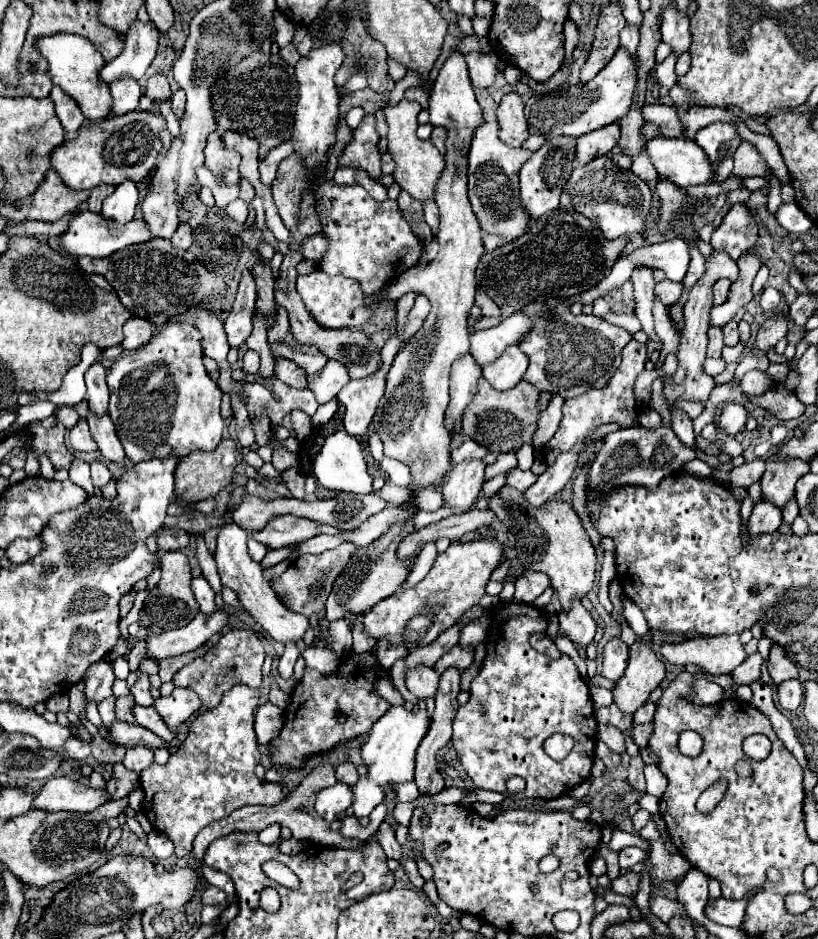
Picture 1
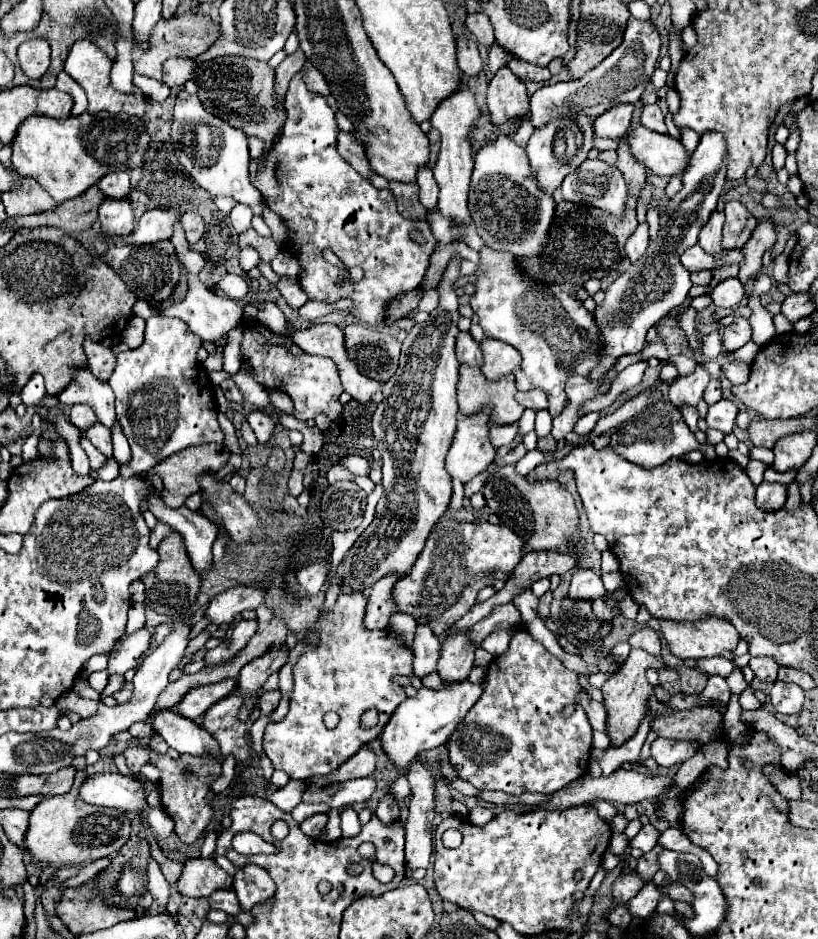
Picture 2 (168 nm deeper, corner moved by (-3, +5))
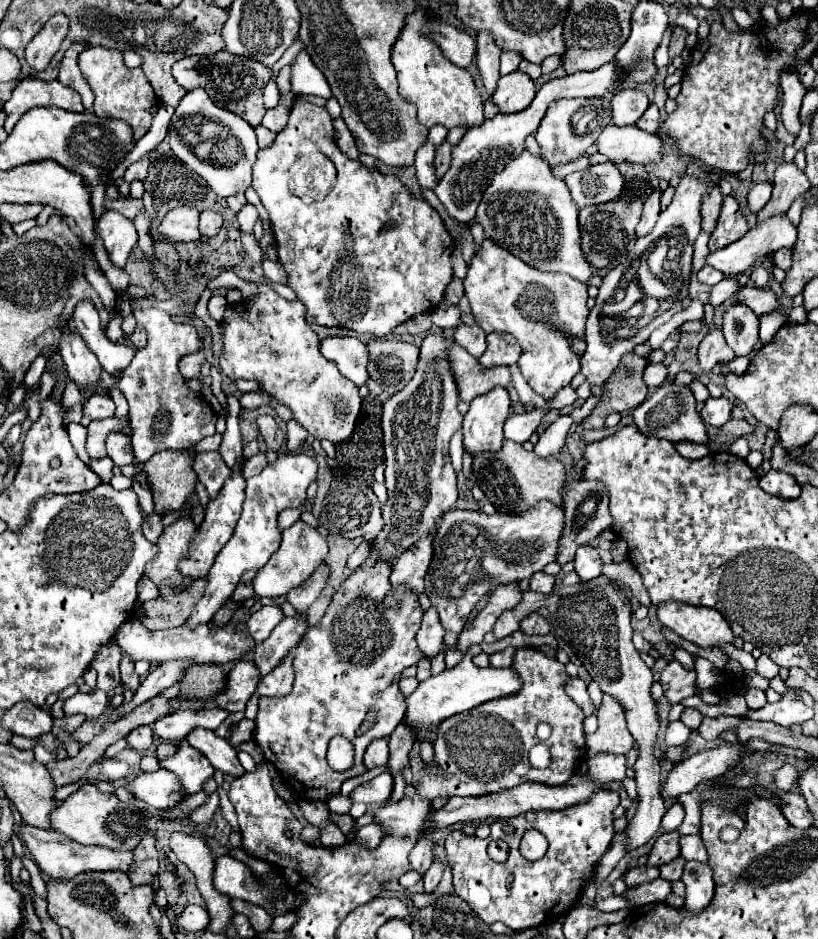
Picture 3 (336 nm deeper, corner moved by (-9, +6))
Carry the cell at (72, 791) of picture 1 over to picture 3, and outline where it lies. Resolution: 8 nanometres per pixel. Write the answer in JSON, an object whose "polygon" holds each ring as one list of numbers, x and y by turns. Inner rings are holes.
{"polygon":[[159,769,153,773,141,773,127,789,153,809,173,809,187,795,175,773]]}

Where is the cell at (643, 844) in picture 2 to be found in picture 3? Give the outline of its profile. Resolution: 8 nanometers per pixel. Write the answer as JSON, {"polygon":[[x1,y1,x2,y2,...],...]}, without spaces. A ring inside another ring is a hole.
{"polygon":[[673,803,671,809,665,813,665,817,663,817,663,821,661,821,661,827,663,827,665,831,677,829,677,827,683,823,683,815,685,815,685,811,681,809,681,803],[671,823,675,823,677,827,671,827]]}

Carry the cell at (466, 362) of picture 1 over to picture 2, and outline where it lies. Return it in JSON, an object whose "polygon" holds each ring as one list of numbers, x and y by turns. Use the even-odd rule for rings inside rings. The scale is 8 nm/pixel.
{"polygon":[[461,332,457,336,457,360,459,364,467,364,467,366,481,366,483,364,483,356,481,356,481,348,479,344,471,338,471,334]]}

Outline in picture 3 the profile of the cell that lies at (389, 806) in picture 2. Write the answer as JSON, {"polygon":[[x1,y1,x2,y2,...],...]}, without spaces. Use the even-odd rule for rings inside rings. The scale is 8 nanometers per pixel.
{"polygon":[[401,721,397,725,397,729,391,733,389,737,389,769,391,769,391,775,395,779,395,787,393,787,393,795,389,801,397,801,405,795,405,781,403,781,403,775,401,775,401,769,409,765,409,751,415,743,415,737,413,733,409,733,409,725,405,725,405,721]]}

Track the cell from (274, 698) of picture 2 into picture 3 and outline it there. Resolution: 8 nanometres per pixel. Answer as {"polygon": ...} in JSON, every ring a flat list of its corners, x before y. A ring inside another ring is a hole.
{"polygon":[[289,653,277,669,273,669,269,675,265,675,259,683,257,693,267,695,267,697,283,697,291,691,293,687,293,655]]}

